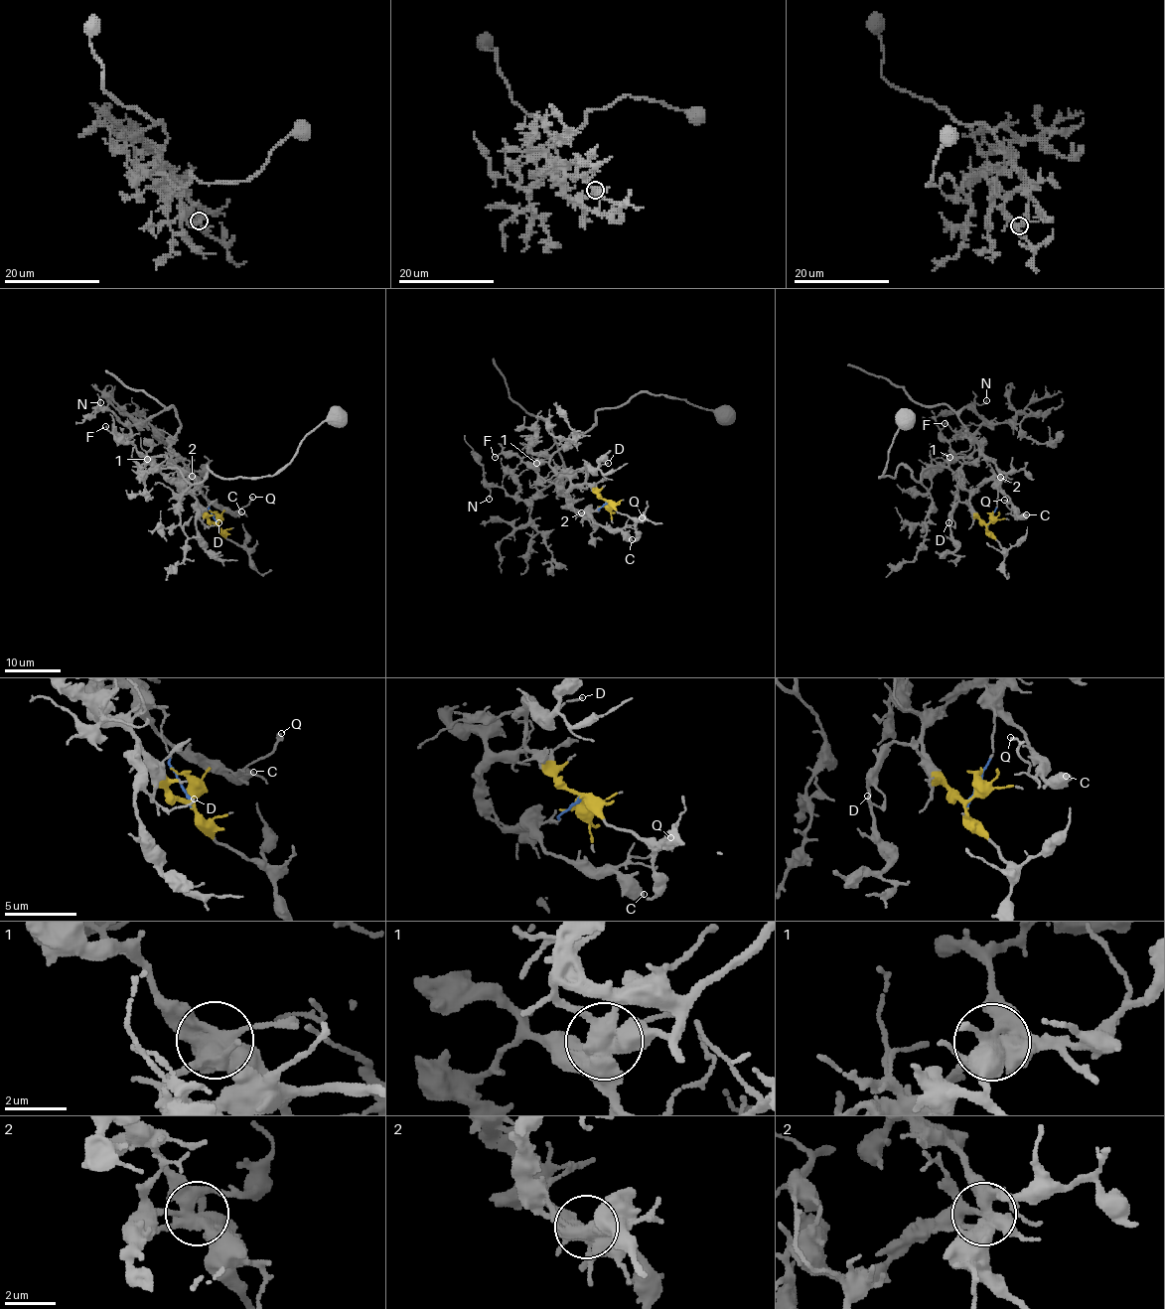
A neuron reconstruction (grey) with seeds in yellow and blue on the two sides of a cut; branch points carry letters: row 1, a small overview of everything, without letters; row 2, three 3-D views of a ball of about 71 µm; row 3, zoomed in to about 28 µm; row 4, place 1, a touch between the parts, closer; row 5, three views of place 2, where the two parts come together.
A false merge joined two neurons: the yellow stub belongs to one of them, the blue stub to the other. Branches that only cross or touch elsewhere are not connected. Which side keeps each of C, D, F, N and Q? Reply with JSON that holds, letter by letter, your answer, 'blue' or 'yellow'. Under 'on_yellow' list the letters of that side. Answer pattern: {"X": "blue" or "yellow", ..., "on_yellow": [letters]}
{"C": "blue", "D": "yellow", "F": "yellow", "N": "blue", "Q": "blue", "on_yellow": ["D", "F"]}

